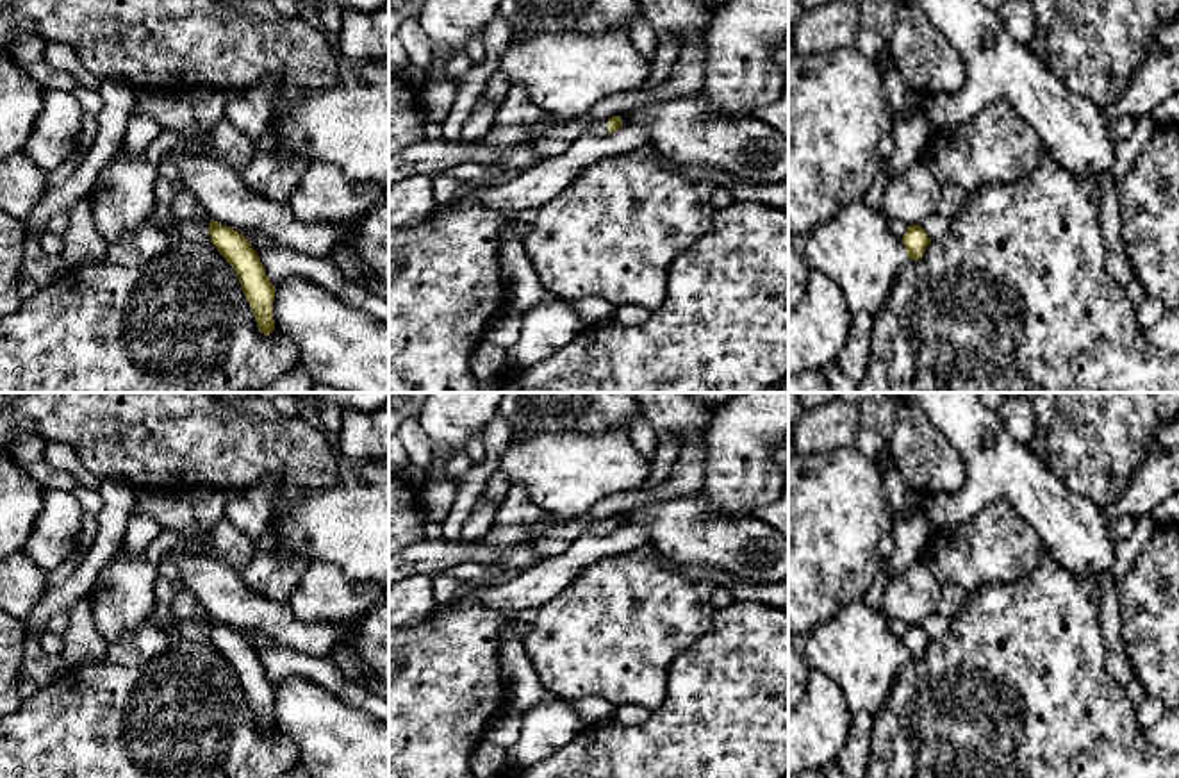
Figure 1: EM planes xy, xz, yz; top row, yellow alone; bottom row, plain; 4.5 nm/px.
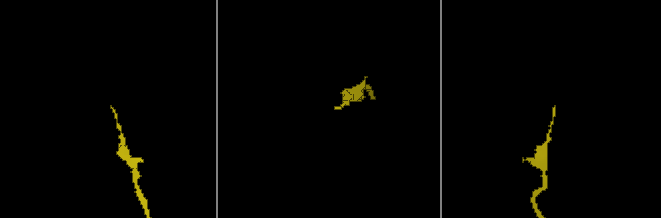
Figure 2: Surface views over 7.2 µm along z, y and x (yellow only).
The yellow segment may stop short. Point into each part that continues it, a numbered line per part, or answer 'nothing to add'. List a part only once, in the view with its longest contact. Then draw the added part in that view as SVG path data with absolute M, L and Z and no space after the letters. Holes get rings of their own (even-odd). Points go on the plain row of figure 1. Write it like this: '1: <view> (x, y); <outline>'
1: xz (600, 527); M598 519L585 526L585 534L608 535L608 519Z

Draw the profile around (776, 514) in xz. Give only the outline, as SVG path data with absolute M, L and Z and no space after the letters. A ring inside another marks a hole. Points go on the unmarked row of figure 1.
M788 471L785 473L781 498L771 505L754 509L753 517L769 523L788 541Z

